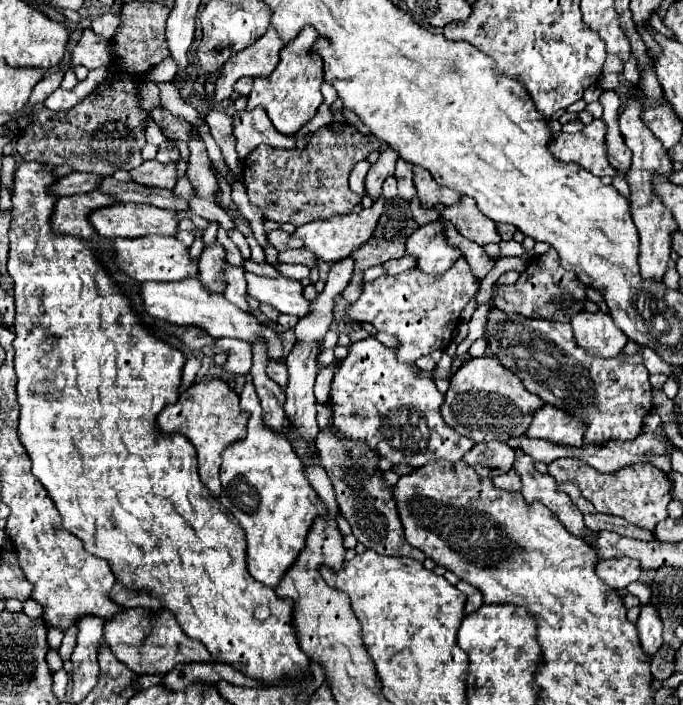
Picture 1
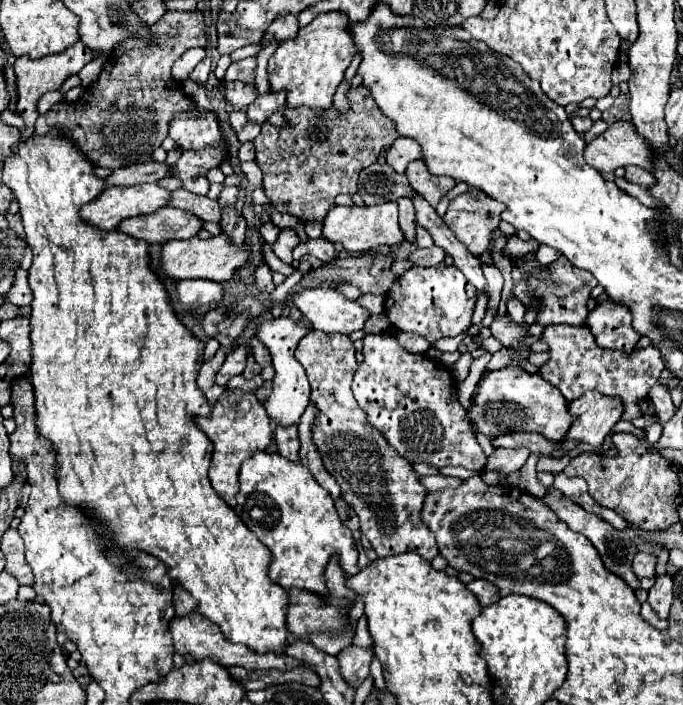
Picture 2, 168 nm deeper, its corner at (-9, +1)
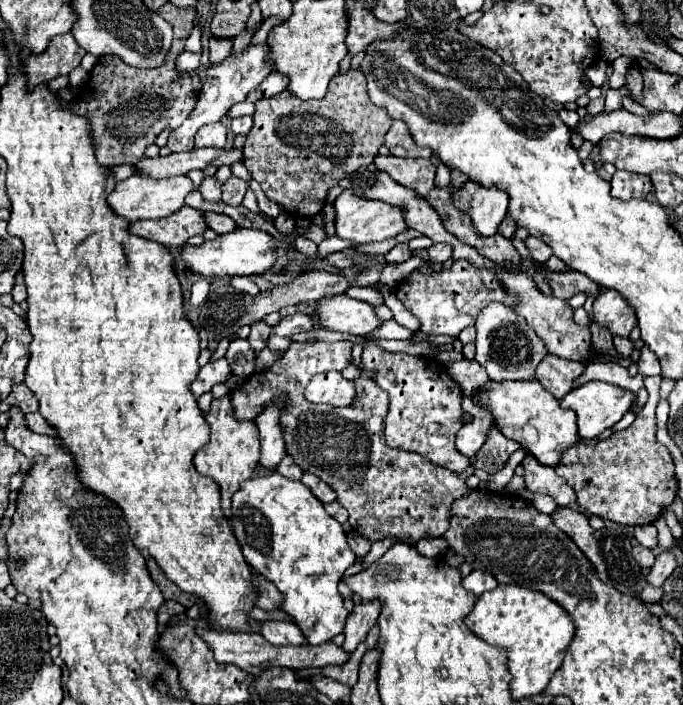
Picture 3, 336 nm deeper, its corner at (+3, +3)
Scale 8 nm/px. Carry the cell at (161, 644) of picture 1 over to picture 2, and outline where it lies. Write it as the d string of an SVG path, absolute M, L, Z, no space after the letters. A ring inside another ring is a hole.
M192 611L192 613L184 615L184 617L174 617L172 623L168 625L168 631L172 633L172 639L174 639L174 651L180 653L182 657L192 657L196 661L212 659L212 661L216 661L222 667L240 665L240 667L246 667L246 669L280 669L280 671L286 671L286 669L292 669L292 667L300 665L300 663L292 661L292 657L288 657L286 653L284 653L284 657L264 657L264 655L252 653L250 649L244 649L244 645L230 643L220 633L220 629L216 629L216 625L212 625L210 621L206 621L196 611Z

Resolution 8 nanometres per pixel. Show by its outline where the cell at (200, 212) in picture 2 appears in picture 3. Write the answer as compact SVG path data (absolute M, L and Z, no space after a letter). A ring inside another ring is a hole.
M204 213L204 219L206 219L206 223L208 223L208 227L210 229L214 229L218 235L224 235L224 233L230 233L230 231L234 231L238 225L232 221L232 219L228 219L226 215L216 215L216 213Z

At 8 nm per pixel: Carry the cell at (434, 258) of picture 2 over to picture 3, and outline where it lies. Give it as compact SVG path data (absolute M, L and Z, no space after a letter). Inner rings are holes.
M434 243L430 249L428 249L428 255L434 263L444 263L452 257L452 245L448 247L446 243Z

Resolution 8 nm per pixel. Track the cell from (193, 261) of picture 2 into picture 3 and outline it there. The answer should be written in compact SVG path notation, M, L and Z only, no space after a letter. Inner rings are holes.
M238 227L236 231L232 231L232 235L222 235L222 237L218 235L214 241L204 241L204 245L200 247L184 245L182 259L186 267L192 269L194 273L206 279L214 279L214 277L236 277L236 275L246 275L246 277L260 275L276 263L278 255L276 255L274 239L266 231Z

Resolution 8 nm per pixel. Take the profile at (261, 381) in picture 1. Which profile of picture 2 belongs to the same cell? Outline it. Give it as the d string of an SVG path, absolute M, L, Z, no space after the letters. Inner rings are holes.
M296 425L290 427L276 427L274 431L274 439L278 445L278 453L288 457L288 459L298 459L298 431Z

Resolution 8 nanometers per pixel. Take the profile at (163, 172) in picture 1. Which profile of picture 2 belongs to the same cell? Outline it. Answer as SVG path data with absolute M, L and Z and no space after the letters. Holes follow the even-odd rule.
M222 147L202 149L202 151L182 151L182 157L176 165L170 167L172 177L176 177L186 191L192 191L196 195L208 193L208 179L204 171L218 167L224 159Z

